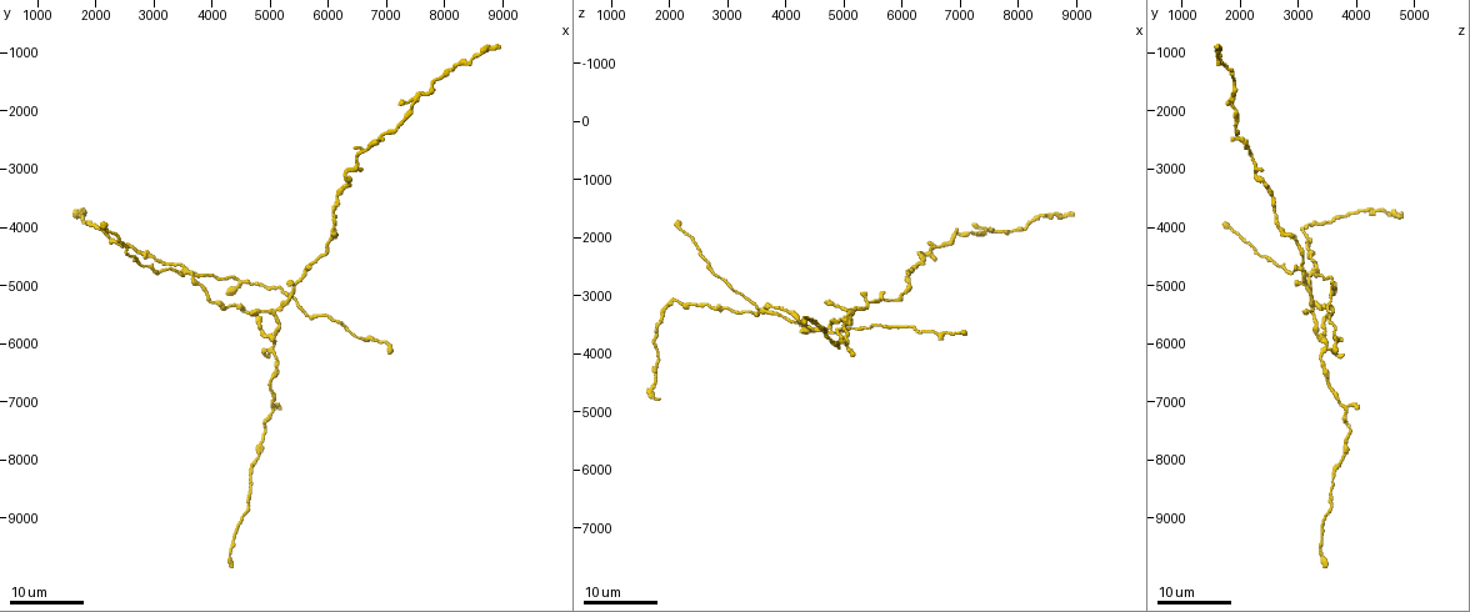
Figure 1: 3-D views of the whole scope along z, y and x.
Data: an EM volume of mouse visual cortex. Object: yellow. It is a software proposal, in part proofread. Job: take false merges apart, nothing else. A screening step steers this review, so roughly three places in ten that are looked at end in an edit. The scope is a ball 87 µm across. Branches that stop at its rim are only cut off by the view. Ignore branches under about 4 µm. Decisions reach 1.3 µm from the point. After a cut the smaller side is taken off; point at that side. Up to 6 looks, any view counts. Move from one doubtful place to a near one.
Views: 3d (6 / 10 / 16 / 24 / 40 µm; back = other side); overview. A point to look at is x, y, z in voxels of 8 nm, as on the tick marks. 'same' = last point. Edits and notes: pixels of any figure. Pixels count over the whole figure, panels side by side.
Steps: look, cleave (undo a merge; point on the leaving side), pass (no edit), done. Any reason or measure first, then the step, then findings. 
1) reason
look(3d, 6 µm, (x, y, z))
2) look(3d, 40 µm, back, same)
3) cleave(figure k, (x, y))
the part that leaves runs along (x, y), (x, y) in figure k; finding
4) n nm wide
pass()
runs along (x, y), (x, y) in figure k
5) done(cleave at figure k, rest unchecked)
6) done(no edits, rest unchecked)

arms part here
look(3d, 16 µm, (5000, 5900, 3450))

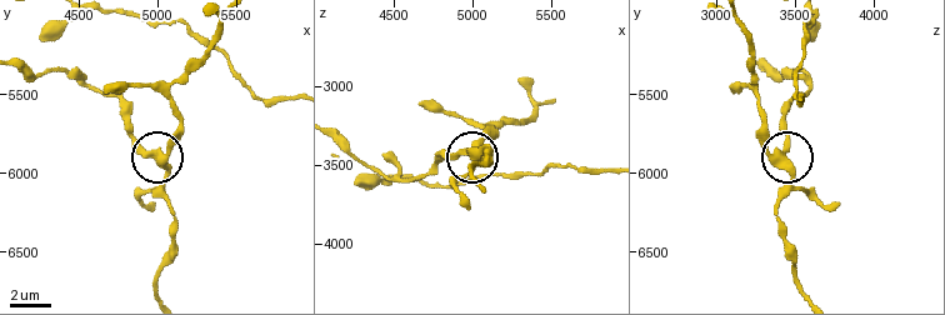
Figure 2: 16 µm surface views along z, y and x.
zoom in
look(3d, 10 µm, (5020, 5940, 3420))

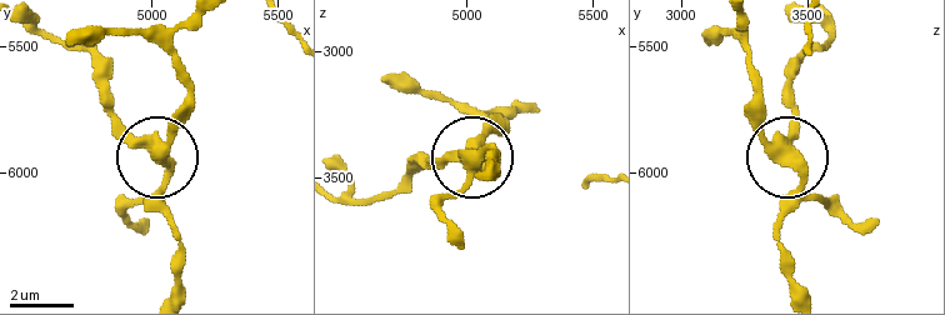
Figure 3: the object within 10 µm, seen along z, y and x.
pass()
runs along (188, 23), (174, 51), (190, 108), (160, 156), (174, 226) in figure 3; one neuron here

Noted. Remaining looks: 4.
three-way junction
look(3d, 24 µm, (5050, 7150, 3800))

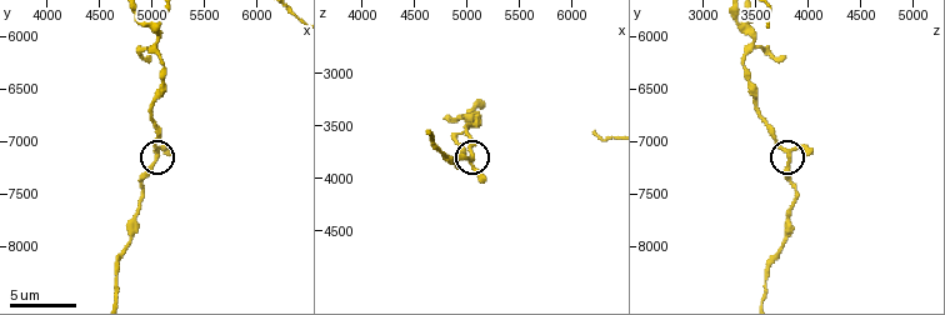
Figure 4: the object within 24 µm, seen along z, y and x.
look(3d, 6 µm, (5060, 7160, 3820))

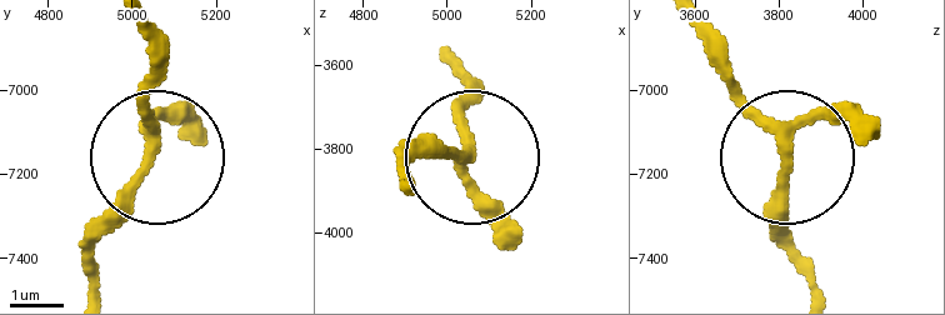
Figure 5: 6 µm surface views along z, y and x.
pass()
runs along (138, 20), (155, 60), (141, 100), (155, 154), (88, 258) in figure 5; continuous, no second neuron

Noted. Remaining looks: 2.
look(3d, 16 µm, (3600, 4800, 3300))

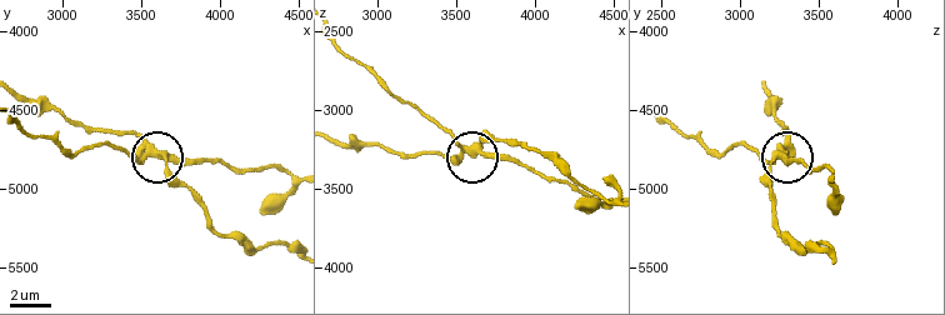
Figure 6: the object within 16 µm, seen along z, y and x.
zoom in
look(3d, 10 µm, (3640, 4780, 3260))

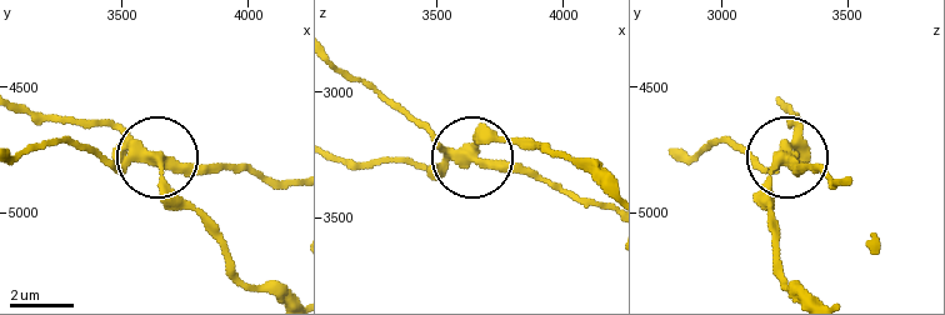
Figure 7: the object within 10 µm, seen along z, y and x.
3 arms
cleave(figure 7, (189, 165))
the part that leaves runs along (145, 159), (240, 166), (288, 183) in figure 7; two neurons meet here

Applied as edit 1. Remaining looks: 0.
done(cleave at figure 7, rest unchecked)

